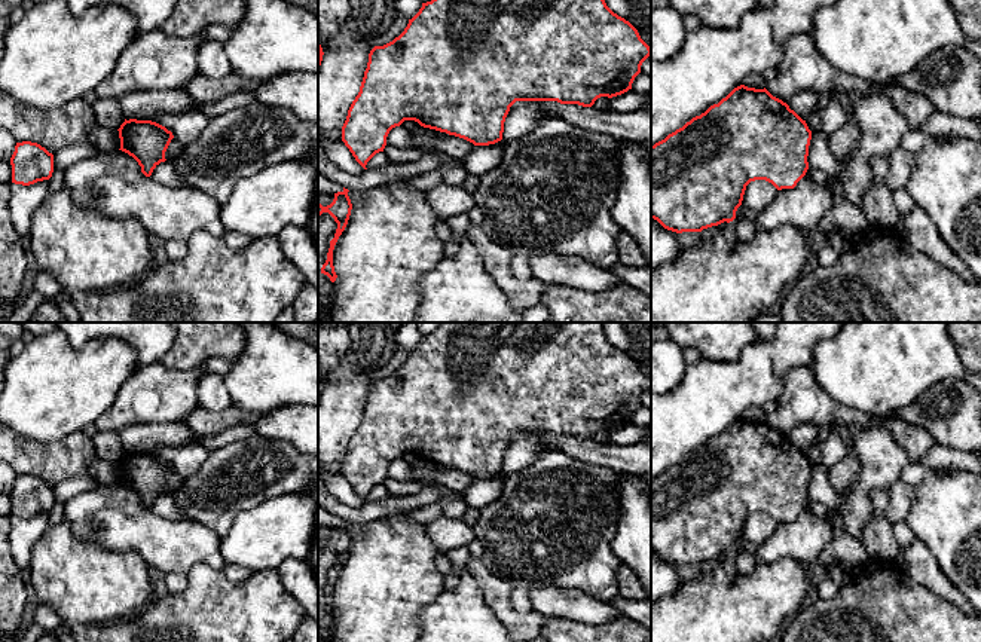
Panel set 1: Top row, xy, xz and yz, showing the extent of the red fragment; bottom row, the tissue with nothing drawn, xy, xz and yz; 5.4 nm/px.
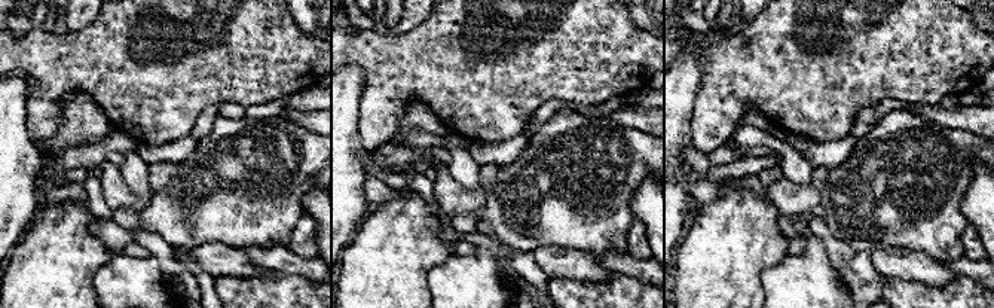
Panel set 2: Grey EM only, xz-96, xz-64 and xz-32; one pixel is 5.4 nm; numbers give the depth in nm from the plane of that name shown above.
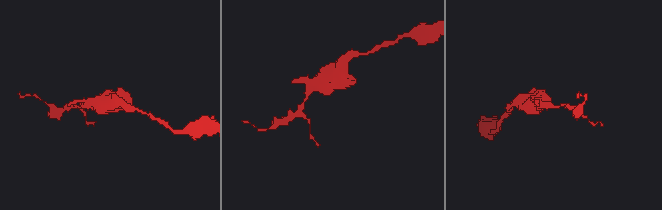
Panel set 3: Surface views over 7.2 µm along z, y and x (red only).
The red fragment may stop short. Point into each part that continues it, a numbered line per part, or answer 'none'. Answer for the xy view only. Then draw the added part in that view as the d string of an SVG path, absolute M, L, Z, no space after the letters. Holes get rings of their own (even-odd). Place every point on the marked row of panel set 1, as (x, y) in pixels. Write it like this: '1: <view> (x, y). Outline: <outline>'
none

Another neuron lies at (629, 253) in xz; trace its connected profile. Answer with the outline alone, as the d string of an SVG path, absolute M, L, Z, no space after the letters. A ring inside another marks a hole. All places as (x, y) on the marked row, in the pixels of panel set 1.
M621 232L617 239L618 263L629 268L647 268L647 260L636 244L636 241L627 233Z

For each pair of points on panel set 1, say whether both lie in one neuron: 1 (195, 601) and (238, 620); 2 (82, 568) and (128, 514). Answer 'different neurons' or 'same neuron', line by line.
1: same neuron
2: different neurons

